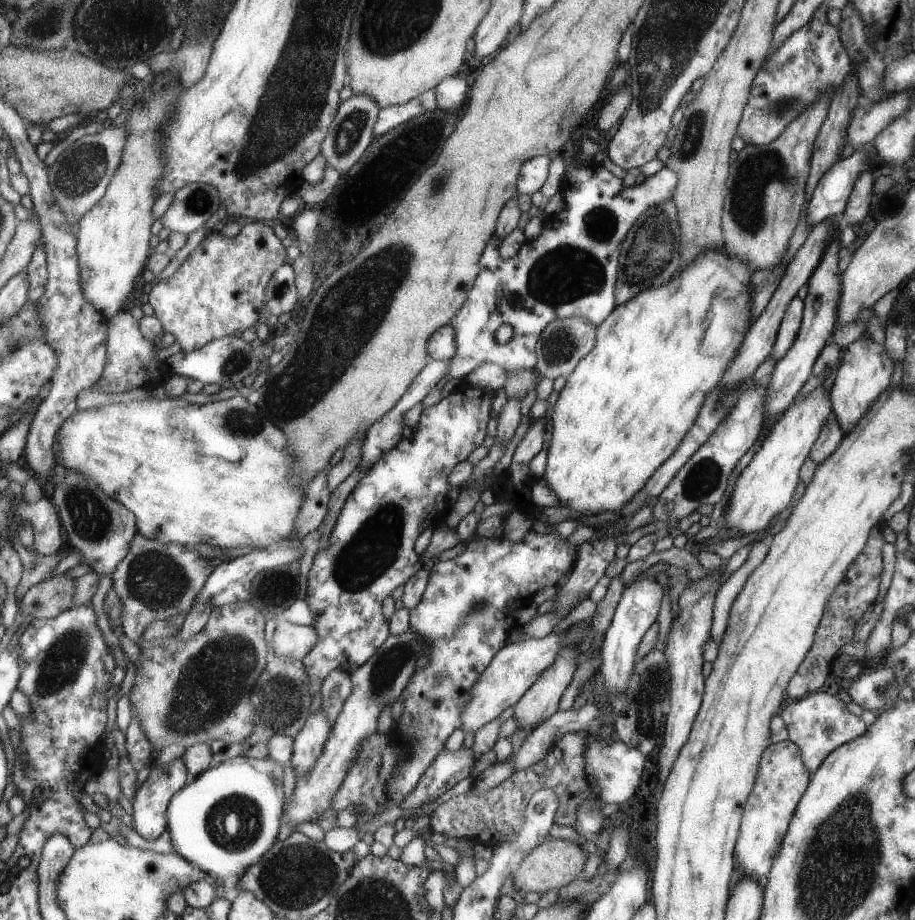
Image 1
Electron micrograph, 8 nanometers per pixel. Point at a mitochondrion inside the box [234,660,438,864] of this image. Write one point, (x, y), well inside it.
(278, 702)

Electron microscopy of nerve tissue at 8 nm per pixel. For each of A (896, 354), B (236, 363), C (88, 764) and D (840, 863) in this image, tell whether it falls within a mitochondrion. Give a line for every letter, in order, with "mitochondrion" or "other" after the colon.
A: other
B: mitochondrion
C: other
D: mitochondrion

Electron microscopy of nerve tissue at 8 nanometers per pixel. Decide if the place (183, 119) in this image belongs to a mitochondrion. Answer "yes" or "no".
no

